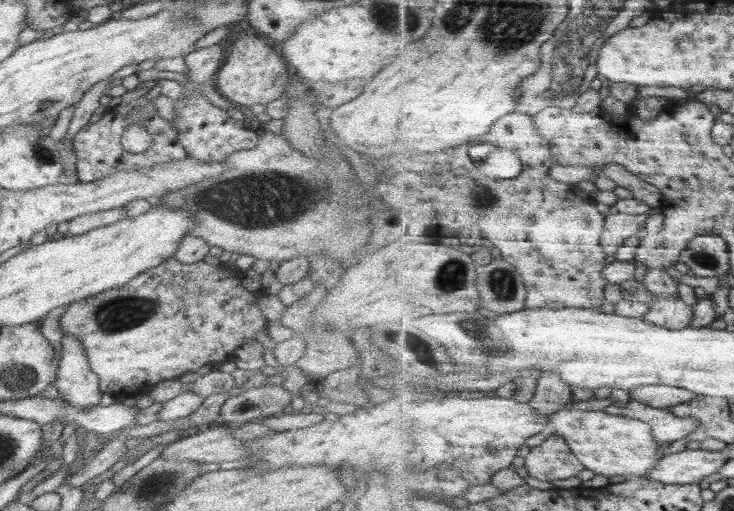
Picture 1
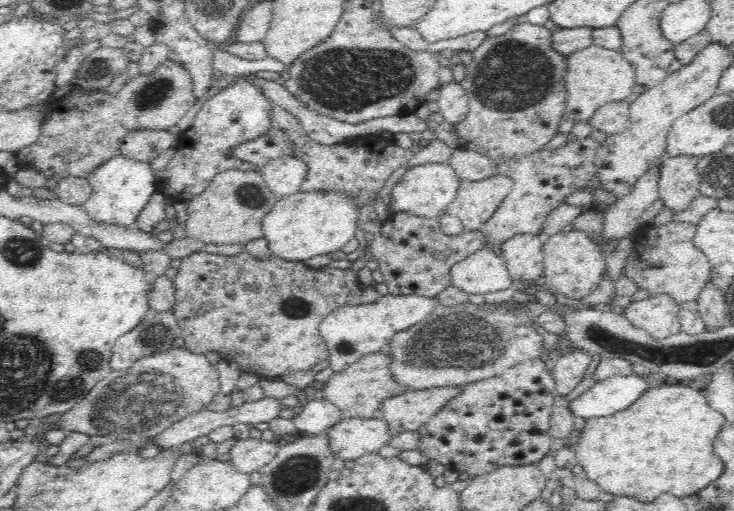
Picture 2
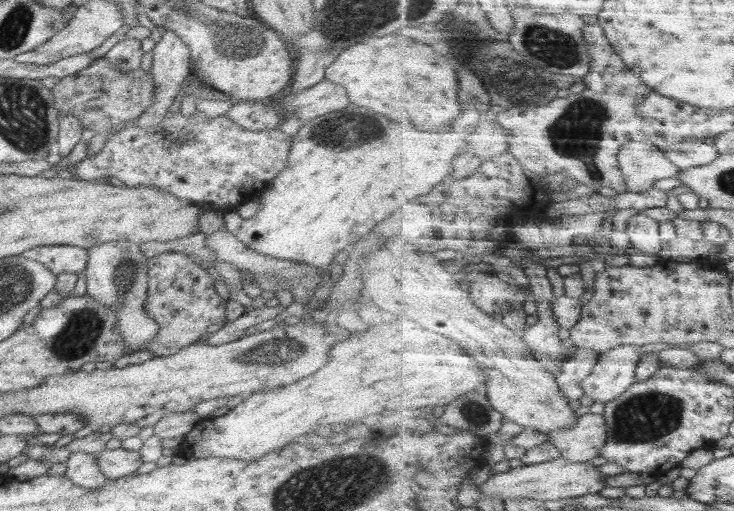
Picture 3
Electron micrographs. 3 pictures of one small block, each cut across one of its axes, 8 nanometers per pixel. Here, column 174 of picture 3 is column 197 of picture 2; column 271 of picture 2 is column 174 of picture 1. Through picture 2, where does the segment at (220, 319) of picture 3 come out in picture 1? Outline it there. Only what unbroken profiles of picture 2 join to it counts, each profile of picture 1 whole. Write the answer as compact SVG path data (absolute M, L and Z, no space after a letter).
M166 258L159 266L140 273L119 288L72 302L60 316L60 326L65 334L75 335L84 346L90 370L98 376L103 393L132 394L152 388L161 380L179 379L206 364L224 363L233 358L234 349L256 338L258 331L267 333L268 320L260 310L263 291L248 291L243 279L238 279L228 267L214 267L204 261L184 265L176 258Z

